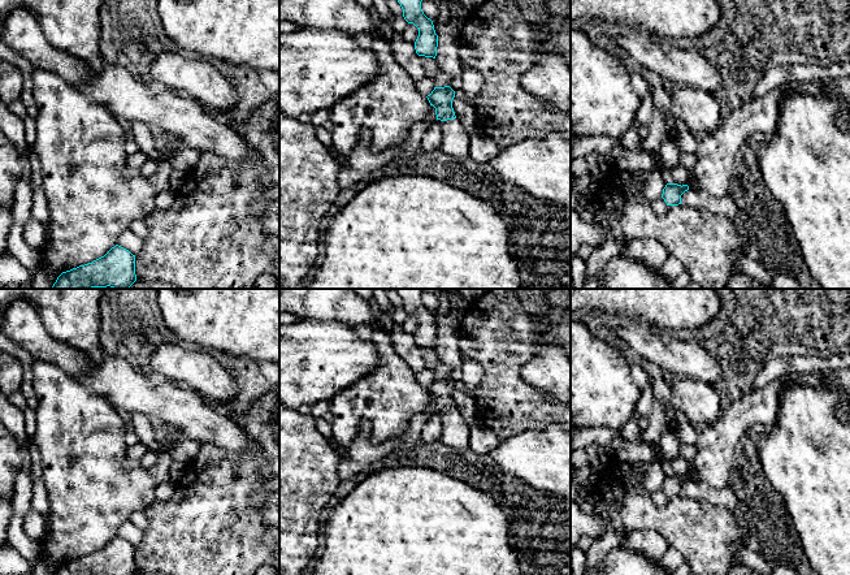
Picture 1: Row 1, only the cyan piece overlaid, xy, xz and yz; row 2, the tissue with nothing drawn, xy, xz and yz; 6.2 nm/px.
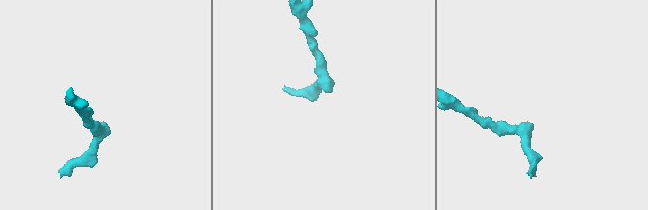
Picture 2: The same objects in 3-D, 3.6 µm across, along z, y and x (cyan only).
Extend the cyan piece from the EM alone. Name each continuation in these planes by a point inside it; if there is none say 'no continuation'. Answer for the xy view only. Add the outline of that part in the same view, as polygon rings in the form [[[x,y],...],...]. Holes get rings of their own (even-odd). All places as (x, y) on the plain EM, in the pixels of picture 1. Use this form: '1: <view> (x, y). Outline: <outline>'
no continuation

